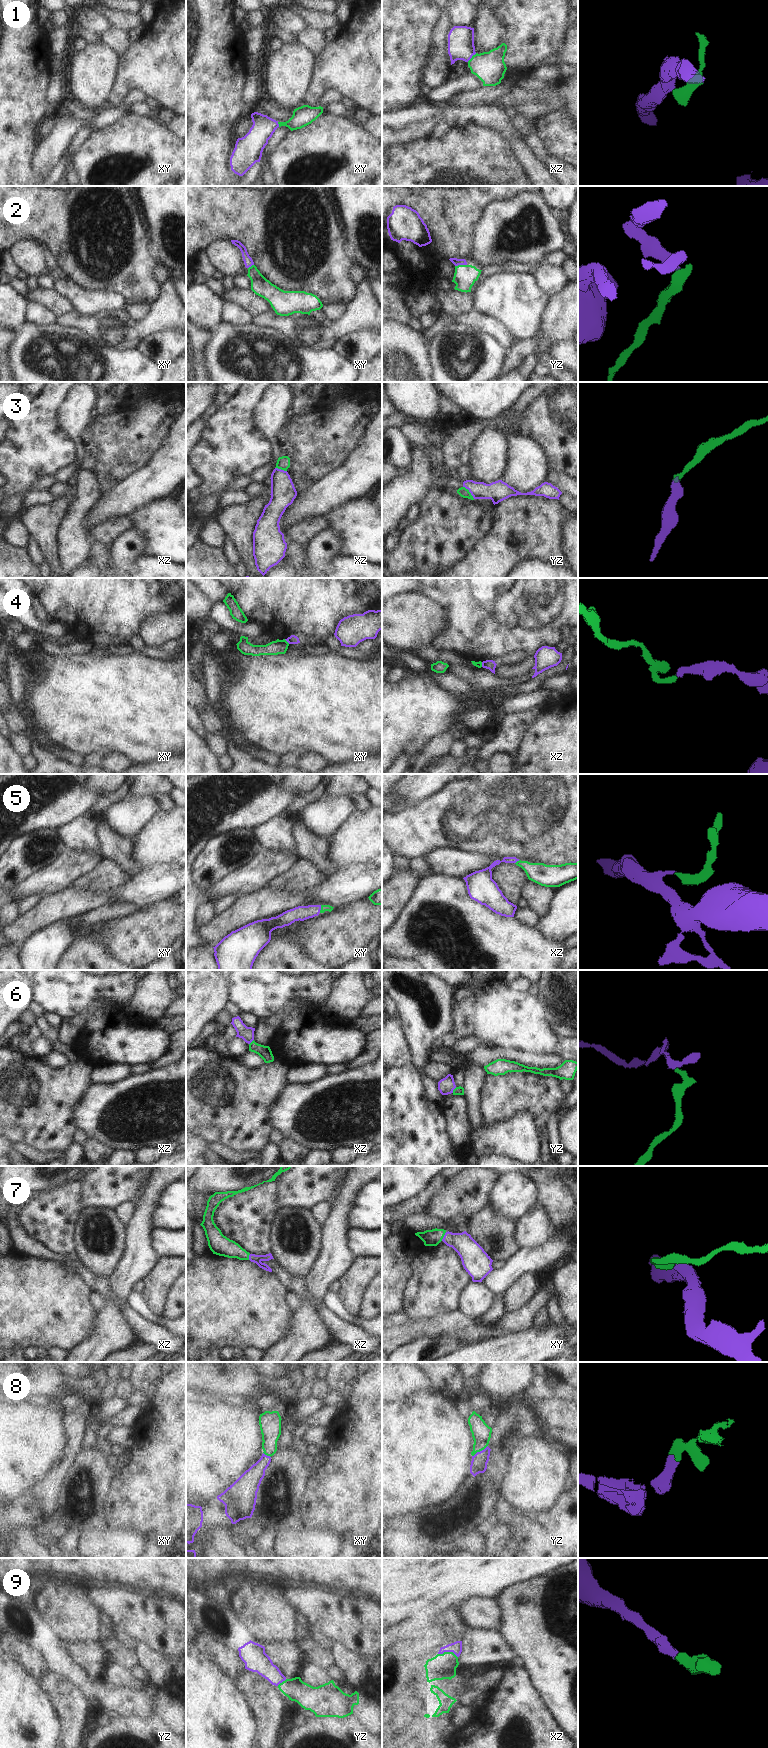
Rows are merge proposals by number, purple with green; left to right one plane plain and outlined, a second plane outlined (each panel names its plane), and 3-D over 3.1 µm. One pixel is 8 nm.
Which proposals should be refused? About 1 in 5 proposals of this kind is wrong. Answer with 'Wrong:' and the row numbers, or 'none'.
Wrong: 3, 4

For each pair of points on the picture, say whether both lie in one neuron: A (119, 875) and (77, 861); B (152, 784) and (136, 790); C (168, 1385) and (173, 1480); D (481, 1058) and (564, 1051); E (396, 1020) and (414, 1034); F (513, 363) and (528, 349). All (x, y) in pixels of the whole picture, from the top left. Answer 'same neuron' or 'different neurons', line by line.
A: different neurons
B: same neuron
C: same neuron
D: different neurons
E: different neurons
F: same neuron

